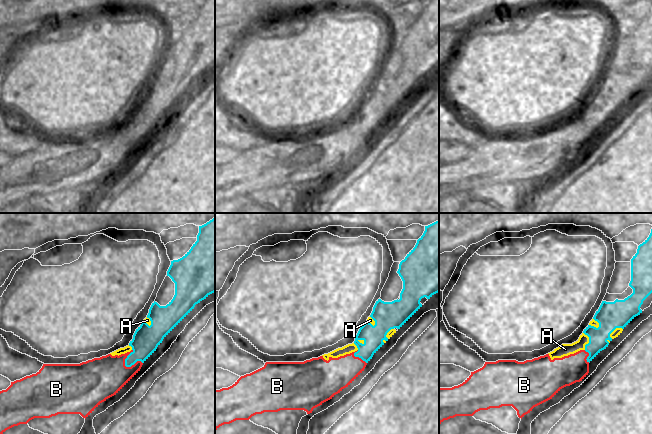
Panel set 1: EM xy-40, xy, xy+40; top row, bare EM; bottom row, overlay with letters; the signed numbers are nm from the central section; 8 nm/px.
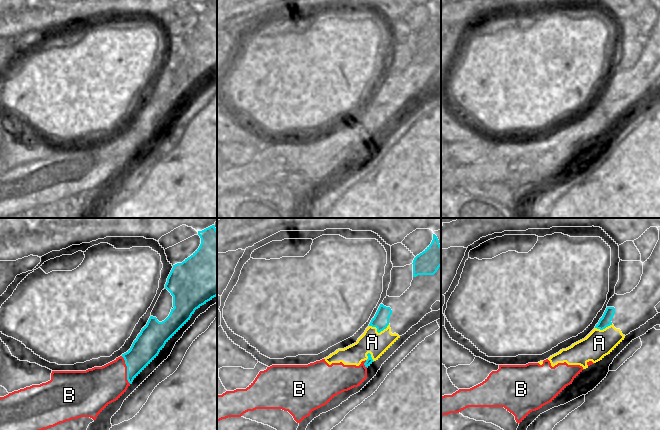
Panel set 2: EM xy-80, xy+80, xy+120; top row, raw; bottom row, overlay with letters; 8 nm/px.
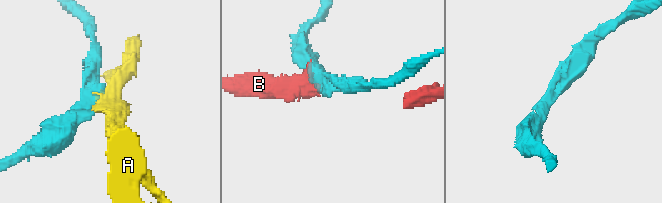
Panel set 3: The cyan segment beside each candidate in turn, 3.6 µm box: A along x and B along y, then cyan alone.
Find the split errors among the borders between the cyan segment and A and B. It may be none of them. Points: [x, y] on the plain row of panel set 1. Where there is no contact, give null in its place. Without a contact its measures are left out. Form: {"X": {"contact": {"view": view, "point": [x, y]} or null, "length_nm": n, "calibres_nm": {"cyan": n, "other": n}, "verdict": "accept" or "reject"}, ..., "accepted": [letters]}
{"A": {"contact": {"view": "xy+40", "point": [589, 117]}, "length_nm": 140, "calibres_nm": {"cyan": 200, "other": 100}, "verdict": "reject"}, "B": {"contact": {"view": "xy-40", "point": [131, 141]}, "length_nm": 160, "calibres_nm": {"cyan": 220, "other": 320}, "verdict": "reject"}, "accepted": []}

